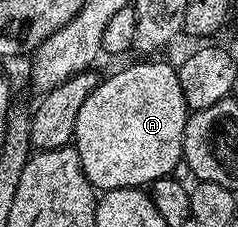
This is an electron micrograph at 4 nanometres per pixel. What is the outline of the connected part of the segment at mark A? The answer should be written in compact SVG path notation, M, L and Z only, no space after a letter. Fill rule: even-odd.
M138 60L135 66L126 66L111 78L103 77L96 89L84 100L80 116L76 116L73 147L80 156L84 174L95 191L105 192L120 188L146 188L158 178L171 177L178 161L182 160L182 141L188 117L184 92L180 92L178 71L166 62Z

